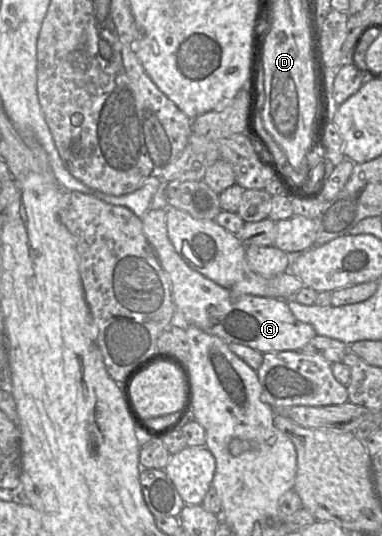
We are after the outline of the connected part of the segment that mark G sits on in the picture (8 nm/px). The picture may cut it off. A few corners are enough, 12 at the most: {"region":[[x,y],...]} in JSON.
{"region":[[165,209],[141,218],[172,283],[172,325],[261,353],[316,336],[288,299],[234,294],[191,269]]}

